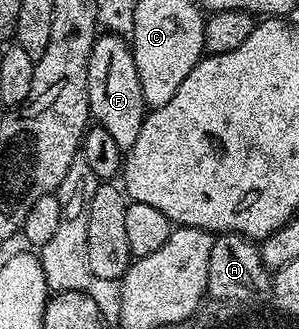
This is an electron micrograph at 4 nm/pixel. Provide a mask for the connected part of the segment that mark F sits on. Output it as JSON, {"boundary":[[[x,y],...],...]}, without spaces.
{"boundary":[[[97,35],[88,63],[88,111],[91,119],[114,138],[120,149],[130,149],[134,142],[138,142],[138,134],[142,134],[146,105],[132,49],[125,37]]]}

